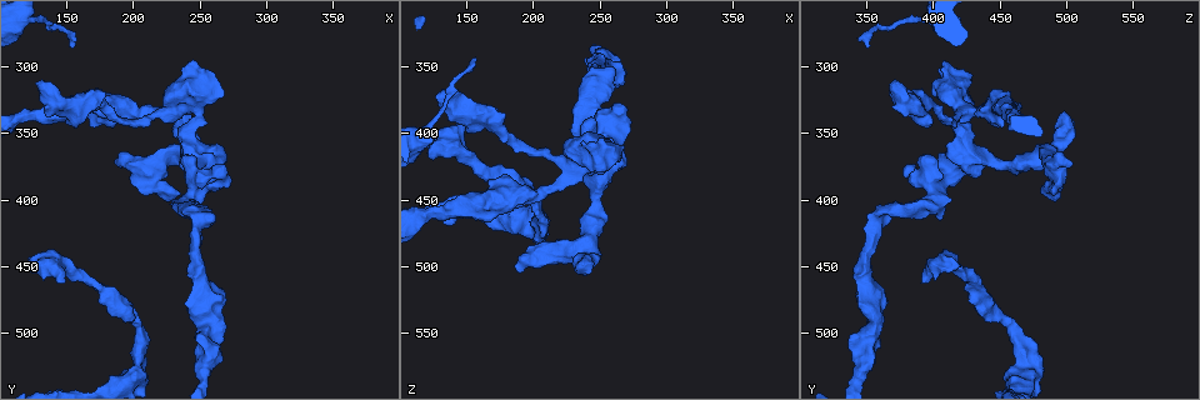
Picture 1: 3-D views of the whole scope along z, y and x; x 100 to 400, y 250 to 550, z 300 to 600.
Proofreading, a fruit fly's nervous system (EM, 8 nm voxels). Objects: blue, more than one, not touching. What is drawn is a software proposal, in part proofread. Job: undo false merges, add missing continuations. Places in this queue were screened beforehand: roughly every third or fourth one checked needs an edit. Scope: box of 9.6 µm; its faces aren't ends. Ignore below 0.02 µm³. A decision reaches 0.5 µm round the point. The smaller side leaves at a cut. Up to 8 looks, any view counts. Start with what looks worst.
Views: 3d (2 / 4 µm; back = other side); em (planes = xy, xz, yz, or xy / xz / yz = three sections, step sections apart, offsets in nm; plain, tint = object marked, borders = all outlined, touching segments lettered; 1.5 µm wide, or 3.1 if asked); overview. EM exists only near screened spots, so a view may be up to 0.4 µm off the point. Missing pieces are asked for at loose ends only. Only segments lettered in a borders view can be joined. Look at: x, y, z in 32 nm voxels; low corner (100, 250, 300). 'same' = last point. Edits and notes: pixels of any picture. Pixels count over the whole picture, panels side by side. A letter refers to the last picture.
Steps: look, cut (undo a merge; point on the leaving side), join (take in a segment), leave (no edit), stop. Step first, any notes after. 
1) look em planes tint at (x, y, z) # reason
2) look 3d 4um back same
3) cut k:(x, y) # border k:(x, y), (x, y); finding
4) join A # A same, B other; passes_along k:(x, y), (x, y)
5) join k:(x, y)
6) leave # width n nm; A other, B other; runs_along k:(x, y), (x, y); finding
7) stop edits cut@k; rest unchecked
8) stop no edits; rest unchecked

look 3d 2um at (122, 448, 420)

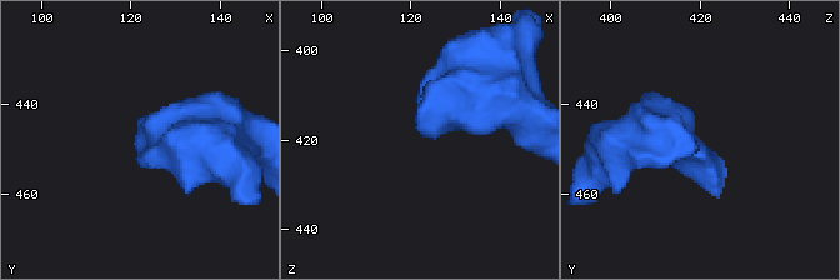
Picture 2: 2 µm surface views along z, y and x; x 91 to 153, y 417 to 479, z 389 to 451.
look em planes borders at (123, 449, 420)

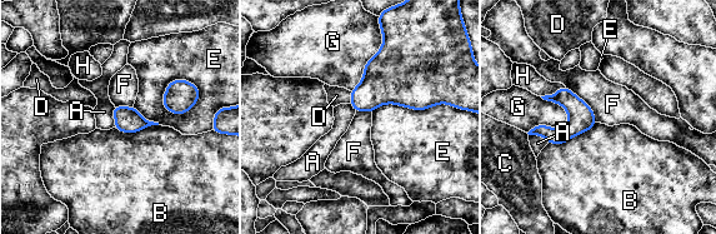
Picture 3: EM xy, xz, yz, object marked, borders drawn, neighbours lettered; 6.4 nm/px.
leave # A other, B other, C other, D other, E other, F other, G other, H other; none of them fits

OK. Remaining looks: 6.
look em planes borders at (154, 286, 352)

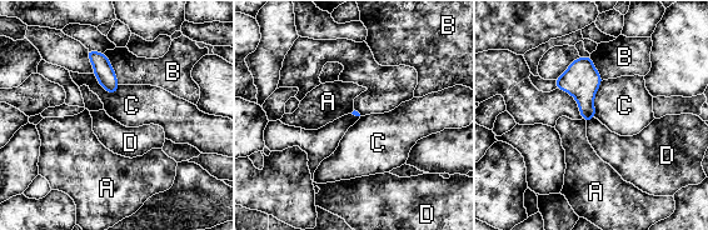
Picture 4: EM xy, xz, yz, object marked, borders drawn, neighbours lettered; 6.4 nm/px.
leave # longest_contact C 240 nm; A other, B other, C other, D other; none of them fits

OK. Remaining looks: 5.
look 3d 4um at (188, 372, 500) # branch stops here

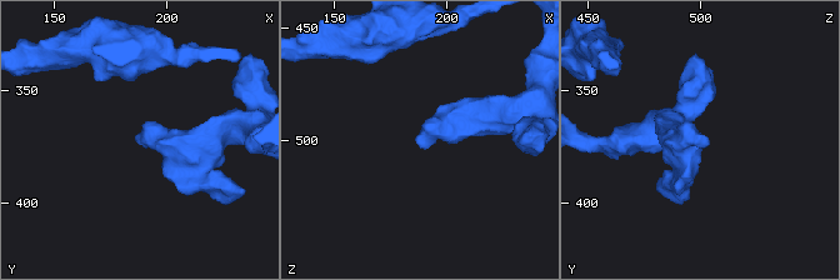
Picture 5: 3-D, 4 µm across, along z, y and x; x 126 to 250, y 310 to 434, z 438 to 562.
look em planes plain at (188, 374, 502)

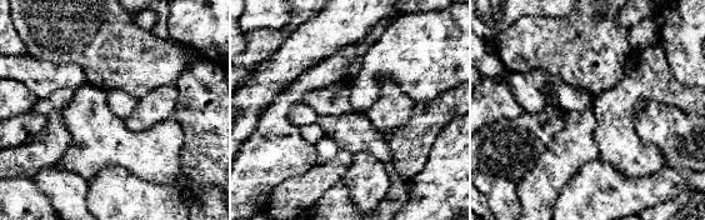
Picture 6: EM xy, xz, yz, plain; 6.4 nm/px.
look em planes borders same # see the neighbours

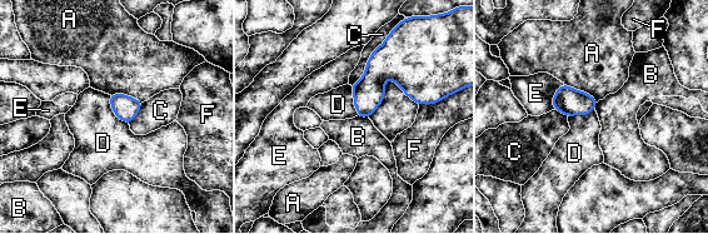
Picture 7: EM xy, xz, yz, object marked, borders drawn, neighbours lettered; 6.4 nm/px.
leave # longest_contact C 340 nm; A other, B other, C other, D other, E other, F other; none of them fits

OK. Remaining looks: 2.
stop no edits; rest unchecked

